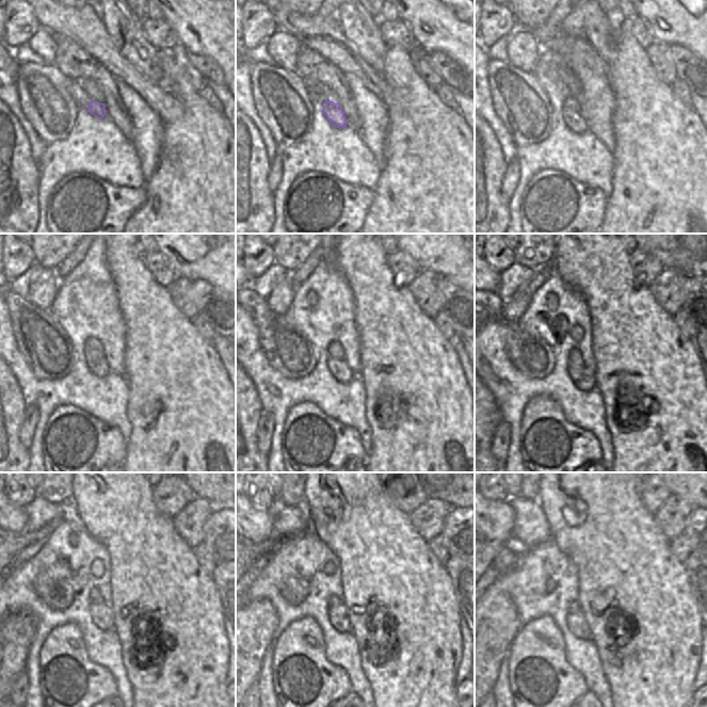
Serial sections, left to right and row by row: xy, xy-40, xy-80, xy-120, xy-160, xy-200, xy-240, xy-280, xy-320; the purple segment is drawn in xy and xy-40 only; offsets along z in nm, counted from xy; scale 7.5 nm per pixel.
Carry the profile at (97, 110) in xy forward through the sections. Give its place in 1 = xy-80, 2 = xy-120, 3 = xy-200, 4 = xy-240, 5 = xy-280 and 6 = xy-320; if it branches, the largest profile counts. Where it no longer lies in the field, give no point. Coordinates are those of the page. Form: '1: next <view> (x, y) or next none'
1: next xy-80 (571, 111)
2: next xy-120 (96, 362)
3: next xy-200 (583, 379)
4: next xy-240 (101, 615)
5: next xy-280 (338, 614)
6: next xy-320 (577, 623)

